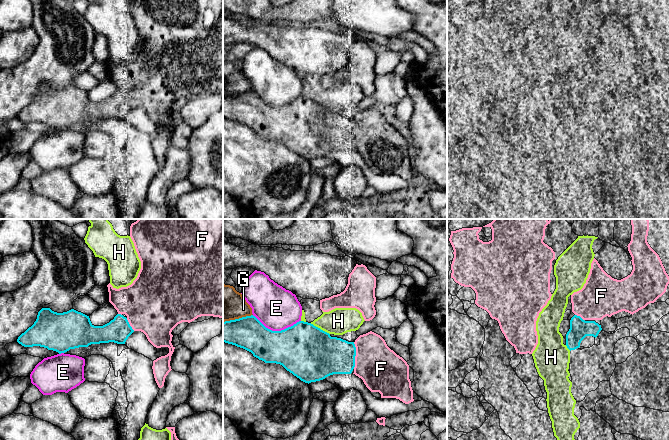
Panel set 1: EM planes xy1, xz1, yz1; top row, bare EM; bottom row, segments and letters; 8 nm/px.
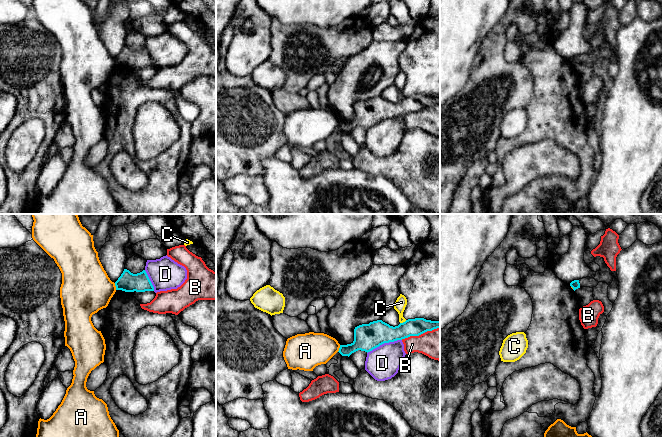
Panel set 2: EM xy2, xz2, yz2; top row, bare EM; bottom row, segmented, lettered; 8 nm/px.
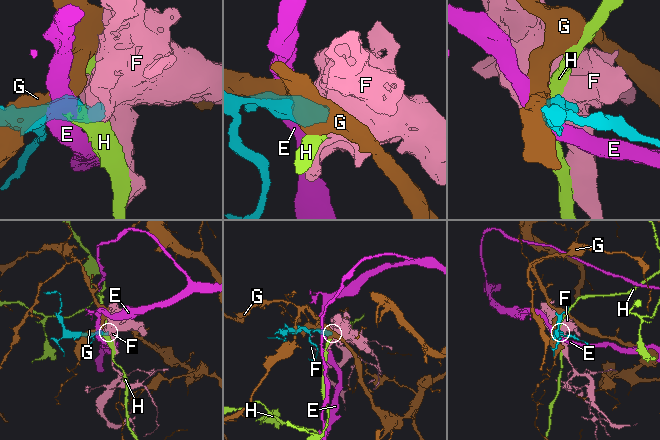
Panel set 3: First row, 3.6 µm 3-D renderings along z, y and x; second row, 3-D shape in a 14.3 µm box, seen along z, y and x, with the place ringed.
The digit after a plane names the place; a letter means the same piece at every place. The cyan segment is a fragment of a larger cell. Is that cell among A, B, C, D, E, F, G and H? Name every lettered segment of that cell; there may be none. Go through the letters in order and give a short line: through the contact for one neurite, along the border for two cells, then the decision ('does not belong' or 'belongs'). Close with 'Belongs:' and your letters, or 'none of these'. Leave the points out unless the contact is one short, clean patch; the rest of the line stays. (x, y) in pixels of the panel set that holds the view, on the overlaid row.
A: xy2 (114, 283), (116, 289) | does not belong
B: does not belong
C: xz2 (406, 320), (400, 323) | does not belong
D: xz2 (401, 339), (384, 342), (367, 353) | does not belong
E: does not belong
F: belongs
G: does not belong
H: does not belong
Belongs: F

